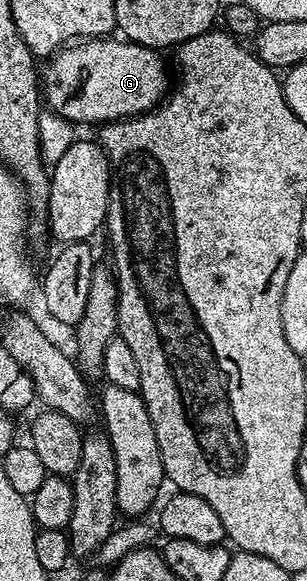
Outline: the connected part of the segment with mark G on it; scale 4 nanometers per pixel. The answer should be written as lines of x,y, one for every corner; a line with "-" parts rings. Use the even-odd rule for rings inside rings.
88,38
65,46
42,68
42,96
47,107
73,125
103,126
151,112
169,91
168,72
155,48
123,38
-
80,88
80,96
72,96

